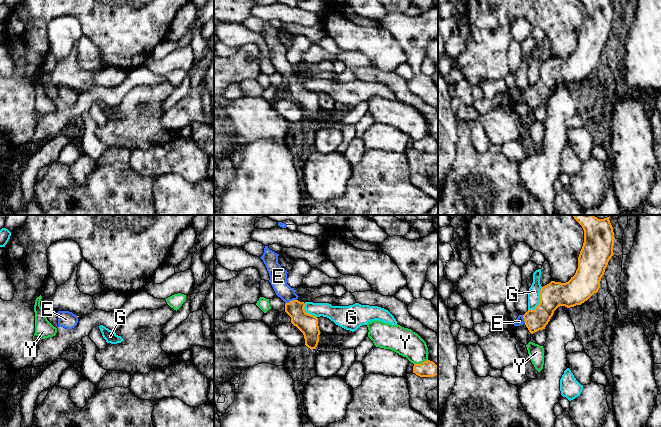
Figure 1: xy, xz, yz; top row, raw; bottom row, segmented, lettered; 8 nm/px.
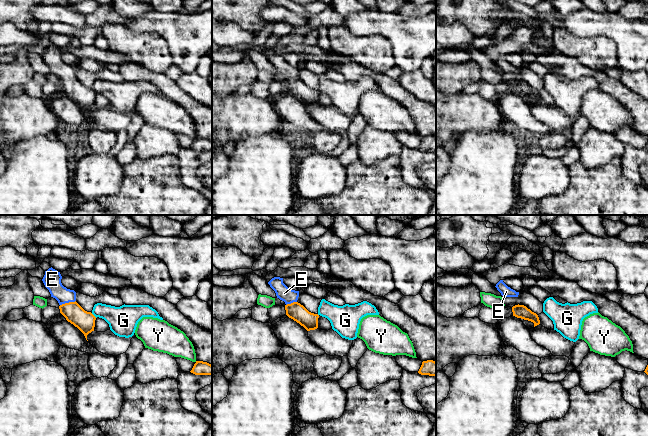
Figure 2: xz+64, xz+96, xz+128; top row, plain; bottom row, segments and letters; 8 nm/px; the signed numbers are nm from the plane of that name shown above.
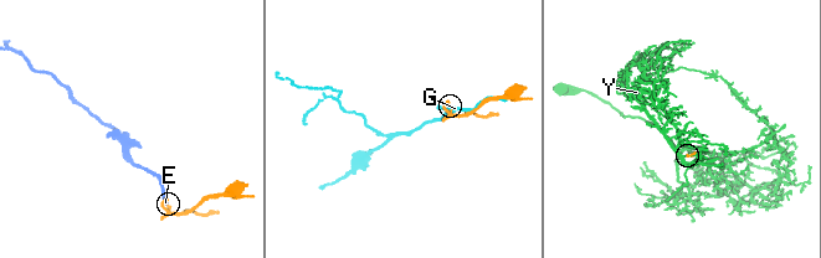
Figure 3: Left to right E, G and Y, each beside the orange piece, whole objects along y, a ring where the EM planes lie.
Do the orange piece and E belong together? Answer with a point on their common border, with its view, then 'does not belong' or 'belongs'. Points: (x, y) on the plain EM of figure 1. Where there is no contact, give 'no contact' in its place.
xz (290, 77) | belongs

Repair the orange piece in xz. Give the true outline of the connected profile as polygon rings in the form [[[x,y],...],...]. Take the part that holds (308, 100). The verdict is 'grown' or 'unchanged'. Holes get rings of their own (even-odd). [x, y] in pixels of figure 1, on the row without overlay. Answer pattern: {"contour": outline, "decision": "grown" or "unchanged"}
{"contour": [[[265,22],[260,33],[269,49],[270,56],[276,71],[285,78],[285,88],[291,93],[291,99],[304,111],[305,121],[316,125],[319,118],[320,106],[318,94],[305,88],[305,79],[298,77],[294,64],[287,60],[287,47],[278,39],[279,30]]], "decision": "grown"}

